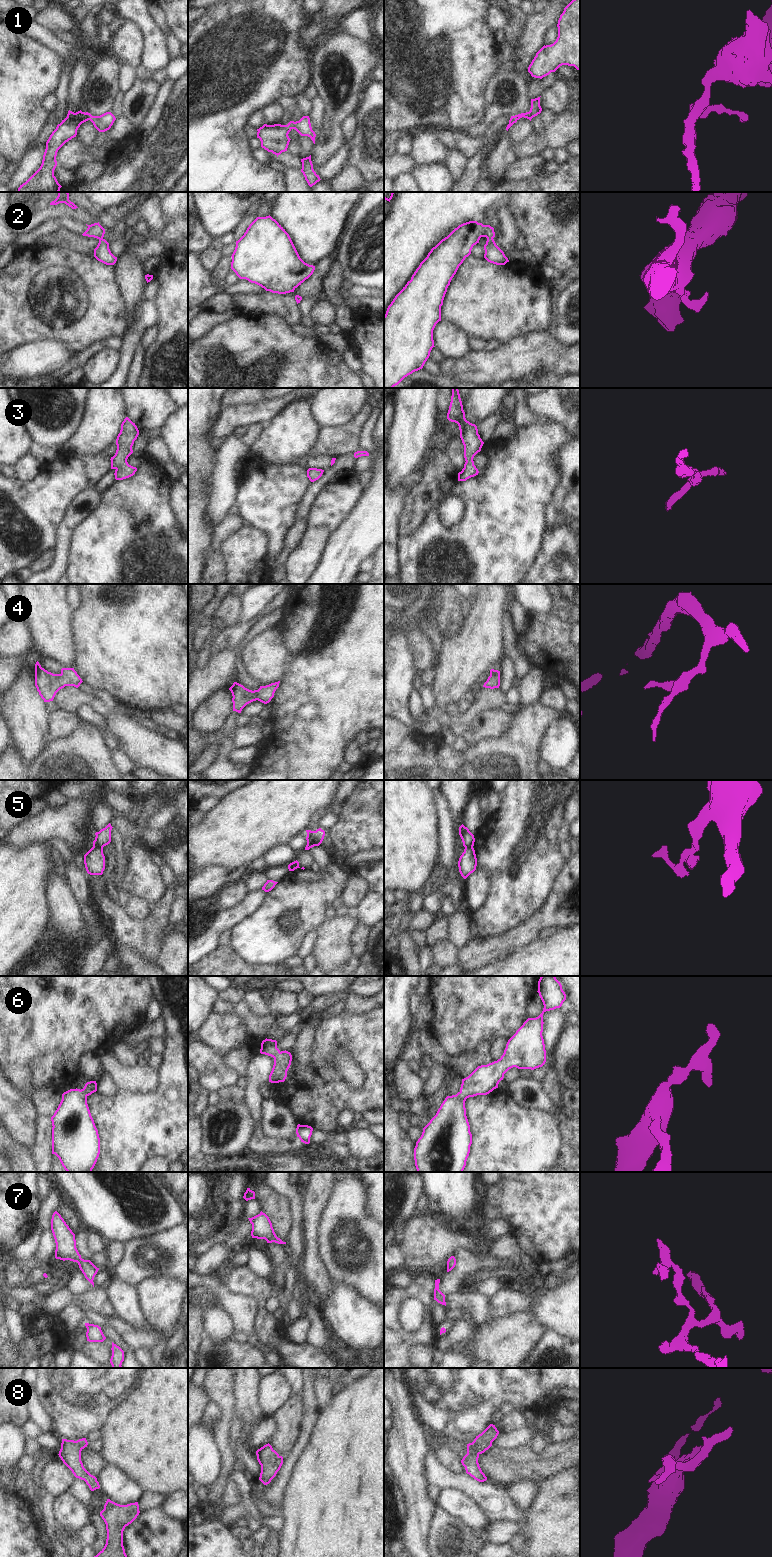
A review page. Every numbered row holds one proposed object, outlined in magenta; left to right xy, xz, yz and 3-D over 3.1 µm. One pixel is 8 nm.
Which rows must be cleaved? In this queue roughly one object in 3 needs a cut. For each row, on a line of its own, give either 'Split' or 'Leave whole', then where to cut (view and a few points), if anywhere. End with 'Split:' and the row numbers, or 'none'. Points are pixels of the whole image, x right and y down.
1: Leave whole. No split
2: Leave whole. No split
3: Leave whole. No split
4: Leave whole. No split
5: Split. Split along xy (93, 845), (102, 848)
6: Leave whole. No split
7: Leave whole. No split
8: Leave whole. No split
Split: 5.

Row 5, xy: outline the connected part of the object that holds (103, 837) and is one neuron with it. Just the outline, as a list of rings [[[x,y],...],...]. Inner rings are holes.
[[[109,823],[105,828],[101,829],[99,832],[96,832],[95,840],[93,841],[93,846],[98,846],[103,848],[111,842],[111,830],[112,826]]]

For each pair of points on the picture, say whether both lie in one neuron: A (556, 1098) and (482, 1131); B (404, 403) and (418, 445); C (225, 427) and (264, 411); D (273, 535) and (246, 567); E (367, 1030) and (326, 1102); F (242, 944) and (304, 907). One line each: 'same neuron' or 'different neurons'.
A: different neurons
B: same neuron
C: same neuron
D: different neurons
E: same neuron
F: same neuron

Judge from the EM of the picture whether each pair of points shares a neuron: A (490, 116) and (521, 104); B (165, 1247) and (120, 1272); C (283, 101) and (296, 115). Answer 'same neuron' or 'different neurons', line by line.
A: same neuron
B: same neuron
C: same neuron

